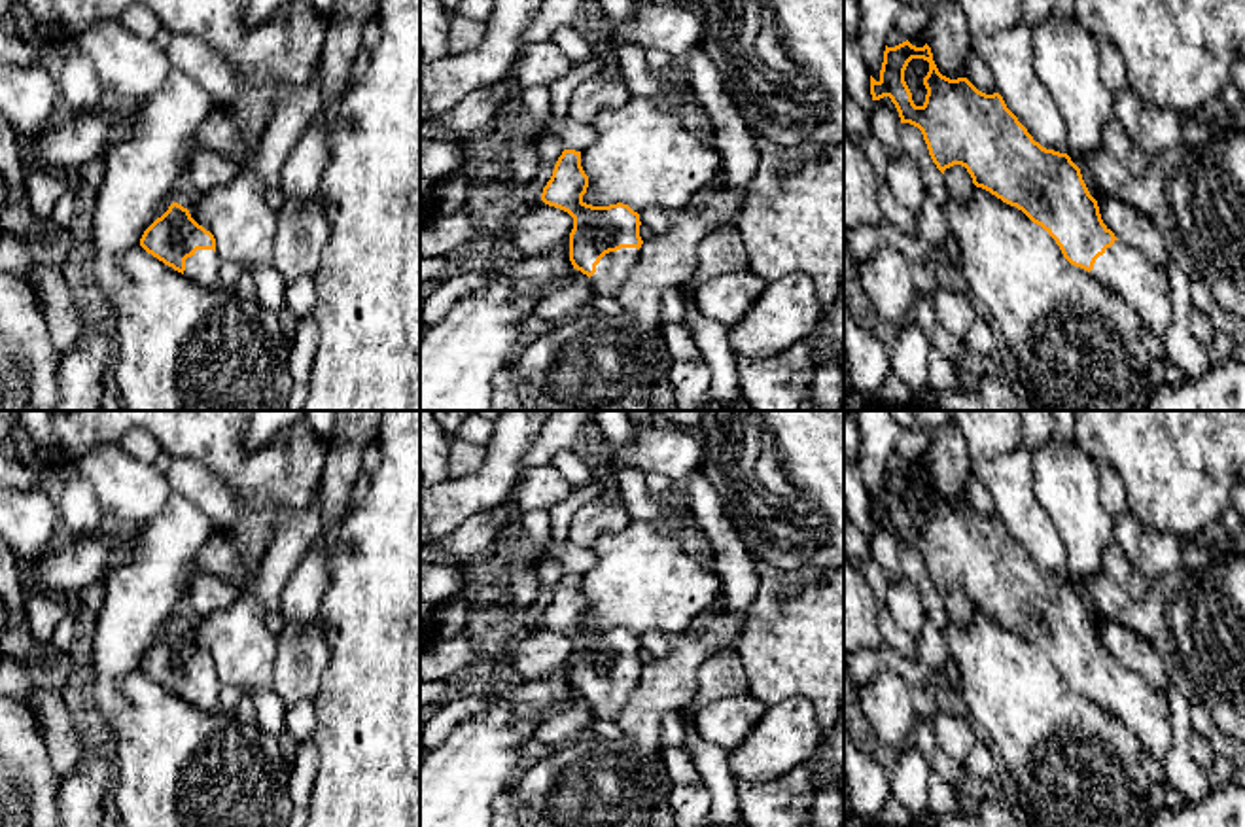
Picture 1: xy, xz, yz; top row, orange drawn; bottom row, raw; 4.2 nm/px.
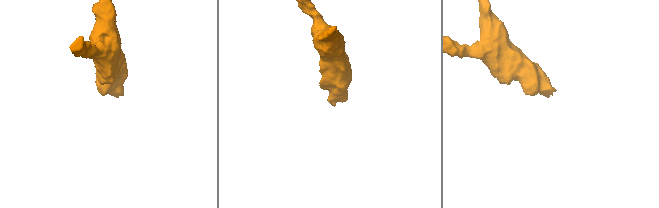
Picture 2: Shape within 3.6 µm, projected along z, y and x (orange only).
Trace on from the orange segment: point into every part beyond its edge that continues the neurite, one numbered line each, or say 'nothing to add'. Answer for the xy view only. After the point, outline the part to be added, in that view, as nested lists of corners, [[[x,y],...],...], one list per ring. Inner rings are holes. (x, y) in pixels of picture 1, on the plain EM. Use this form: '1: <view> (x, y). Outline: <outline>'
1: xy (203, 691). Outline: [[[197,674],[185,683],[184,700],[199,710],[218,710],[219,679],[214,674]]]

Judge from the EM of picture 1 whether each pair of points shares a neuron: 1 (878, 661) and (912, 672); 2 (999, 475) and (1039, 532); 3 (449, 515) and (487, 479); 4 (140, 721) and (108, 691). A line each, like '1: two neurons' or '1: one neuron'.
1: one neuron
2: one neuron
3: one neuron
4: two neurons

